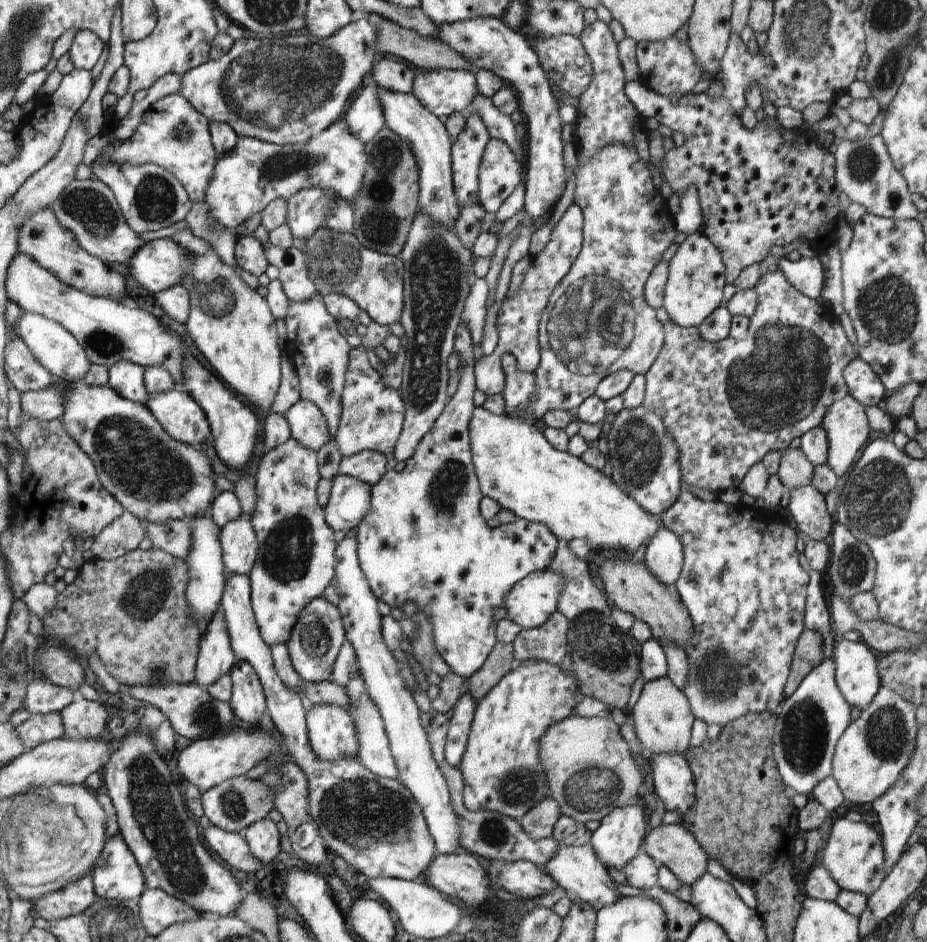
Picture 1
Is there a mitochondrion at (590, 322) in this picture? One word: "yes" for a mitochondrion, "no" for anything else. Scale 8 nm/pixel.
yes

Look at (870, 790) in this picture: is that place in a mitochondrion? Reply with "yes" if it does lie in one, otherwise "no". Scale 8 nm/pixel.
no

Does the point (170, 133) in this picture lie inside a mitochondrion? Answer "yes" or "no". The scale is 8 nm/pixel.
no

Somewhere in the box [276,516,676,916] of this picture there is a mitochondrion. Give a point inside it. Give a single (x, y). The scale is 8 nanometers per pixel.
(363, 815)

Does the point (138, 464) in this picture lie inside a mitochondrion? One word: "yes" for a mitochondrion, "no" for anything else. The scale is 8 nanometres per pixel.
yes

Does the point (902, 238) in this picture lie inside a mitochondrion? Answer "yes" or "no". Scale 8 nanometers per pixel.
no

